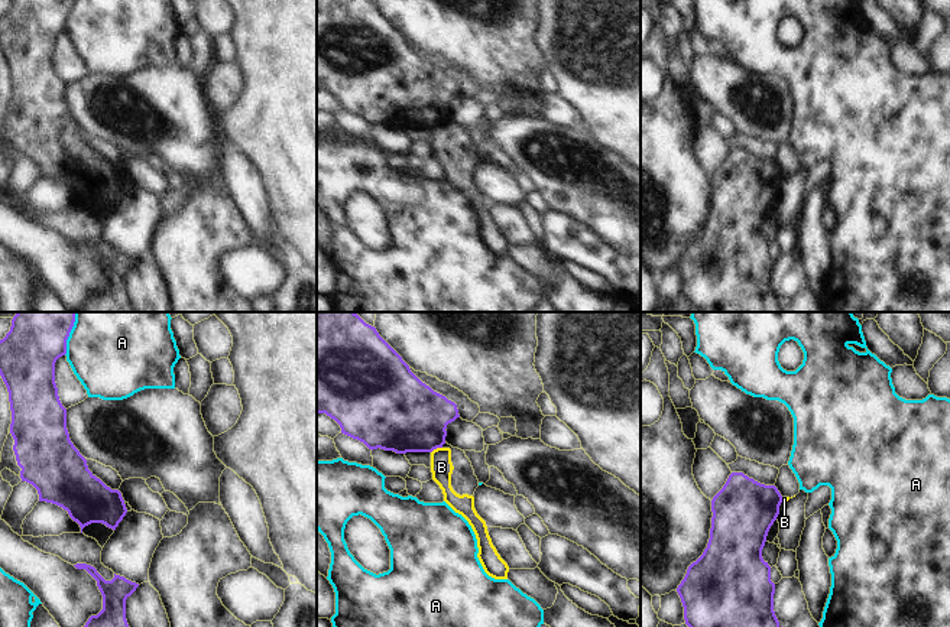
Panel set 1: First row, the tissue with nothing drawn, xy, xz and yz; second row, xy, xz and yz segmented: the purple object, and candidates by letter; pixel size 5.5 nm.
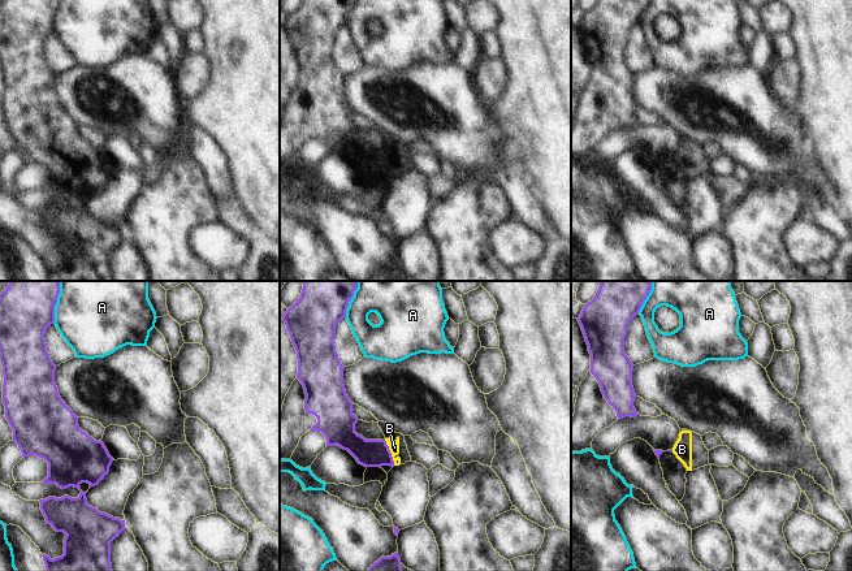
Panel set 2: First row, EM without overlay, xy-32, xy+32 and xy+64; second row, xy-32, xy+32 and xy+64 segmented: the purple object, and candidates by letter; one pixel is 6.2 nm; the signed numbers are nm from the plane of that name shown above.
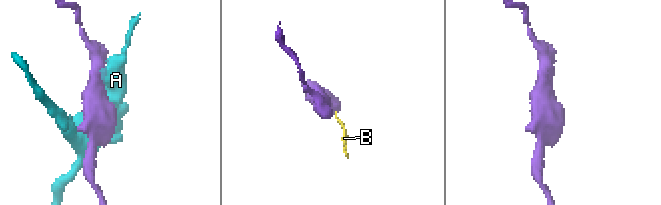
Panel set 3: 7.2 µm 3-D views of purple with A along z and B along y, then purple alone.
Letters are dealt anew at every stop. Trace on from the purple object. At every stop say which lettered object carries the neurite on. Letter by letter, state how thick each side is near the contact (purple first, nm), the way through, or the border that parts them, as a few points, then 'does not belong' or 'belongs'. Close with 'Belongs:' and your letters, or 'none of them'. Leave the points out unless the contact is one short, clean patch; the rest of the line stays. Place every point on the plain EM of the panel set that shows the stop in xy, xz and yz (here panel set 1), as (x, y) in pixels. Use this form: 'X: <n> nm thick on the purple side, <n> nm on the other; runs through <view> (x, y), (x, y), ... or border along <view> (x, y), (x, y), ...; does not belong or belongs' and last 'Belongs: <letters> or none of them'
A: 320 nm thick on the purple side, 380 nm on the other; does not belong
B: 420 nm thick on the purple side, 130 nm on the other; border along xz (441, 123), (431, 129); does not belong
Belongs: none of them

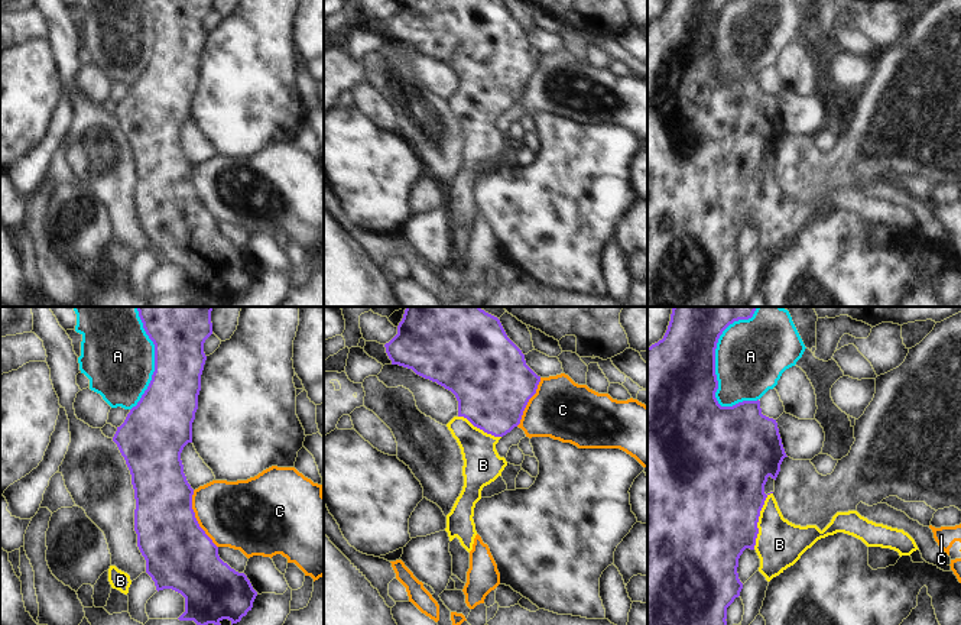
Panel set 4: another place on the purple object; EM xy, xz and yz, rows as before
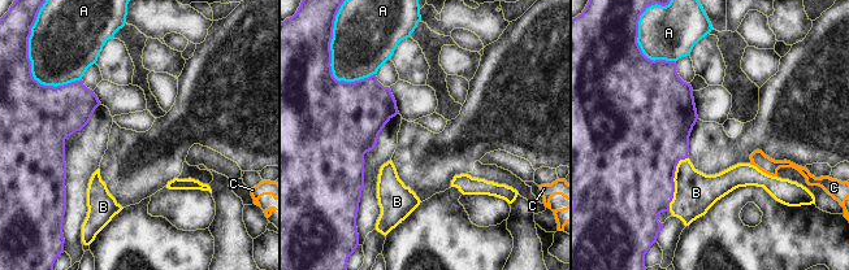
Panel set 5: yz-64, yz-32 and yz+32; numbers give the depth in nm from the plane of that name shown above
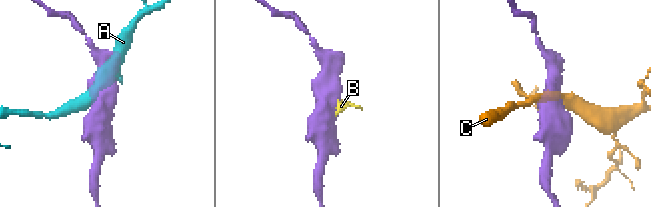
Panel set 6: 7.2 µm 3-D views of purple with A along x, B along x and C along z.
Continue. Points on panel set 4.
A: 480 nm thick on the purple side, 380 nm on the other; does not belong
B: 500 nm thick on the purple side, 260 nm on the other; runs through yz (714, 185), (727, 185), (757, 197), (779, 220); belongs
C: 380 nm thick on the purple side, 380 nm on the other; does not belong
Belongs: B

